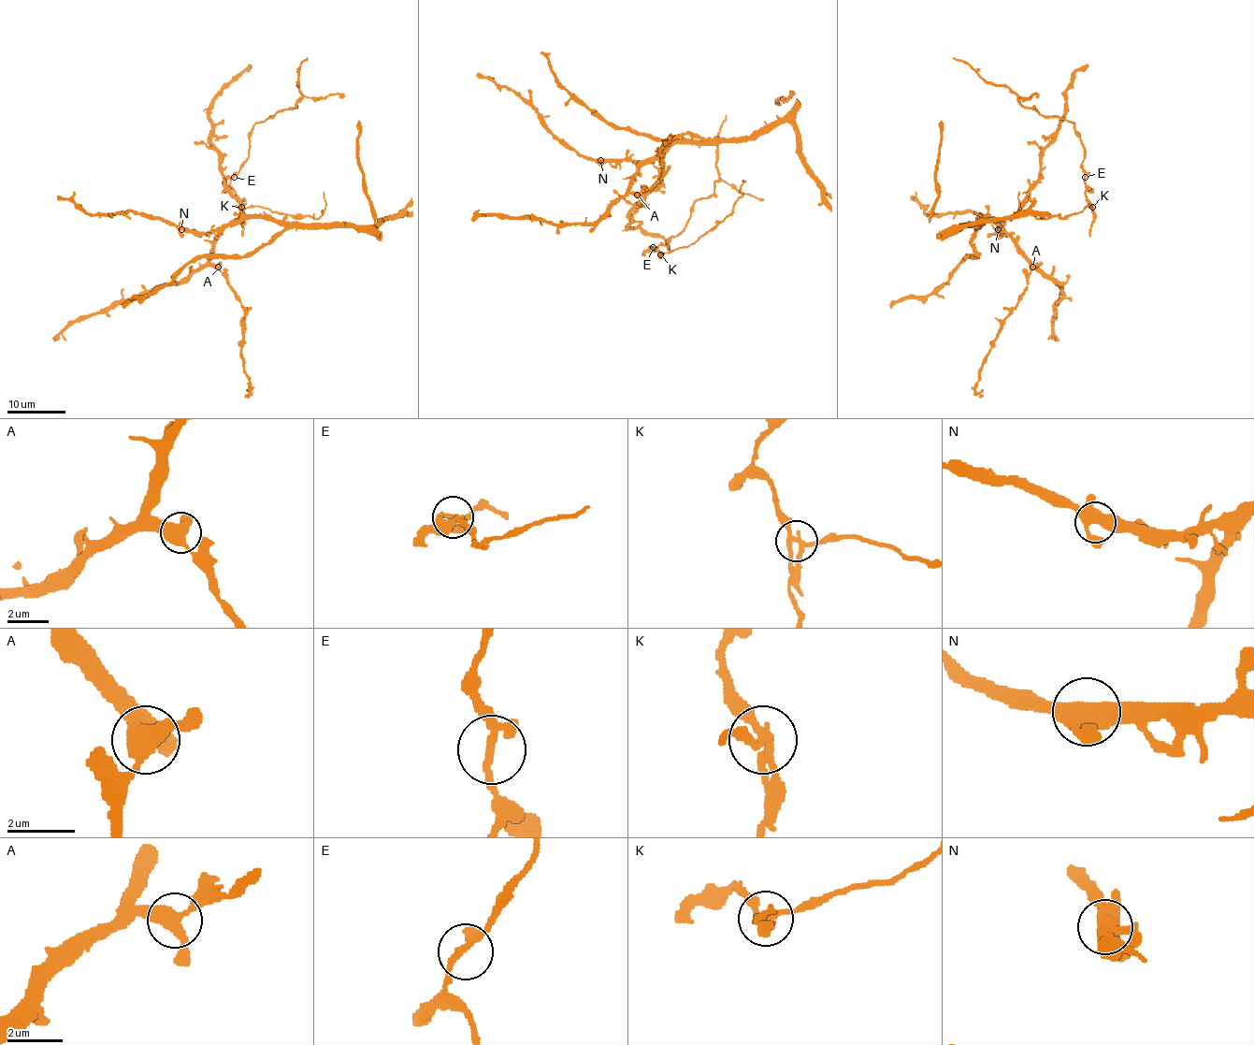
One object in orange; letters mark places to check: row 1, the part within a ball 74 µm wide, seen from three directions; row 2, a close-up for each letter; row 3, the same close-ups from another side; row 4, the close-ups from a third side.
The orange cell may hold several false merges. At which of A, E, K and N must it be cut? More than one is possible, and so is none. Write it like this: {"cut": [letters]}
{"cut": ["K"]}

